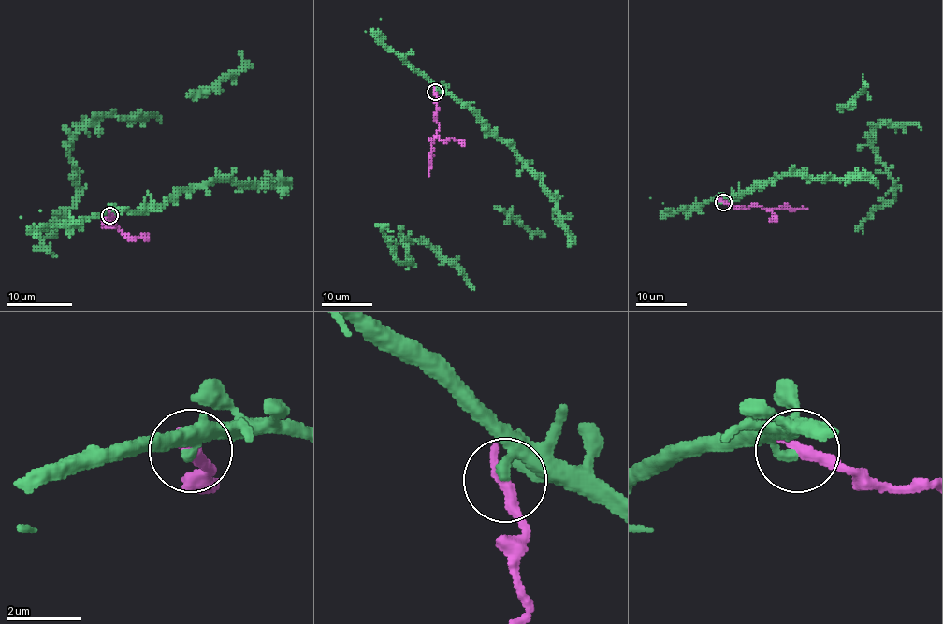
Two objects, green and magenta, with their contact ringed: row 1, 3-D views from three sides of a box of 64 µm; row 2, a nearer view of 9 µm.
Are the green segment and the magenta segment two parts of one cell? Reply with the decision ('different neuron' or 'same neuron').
different neuron

